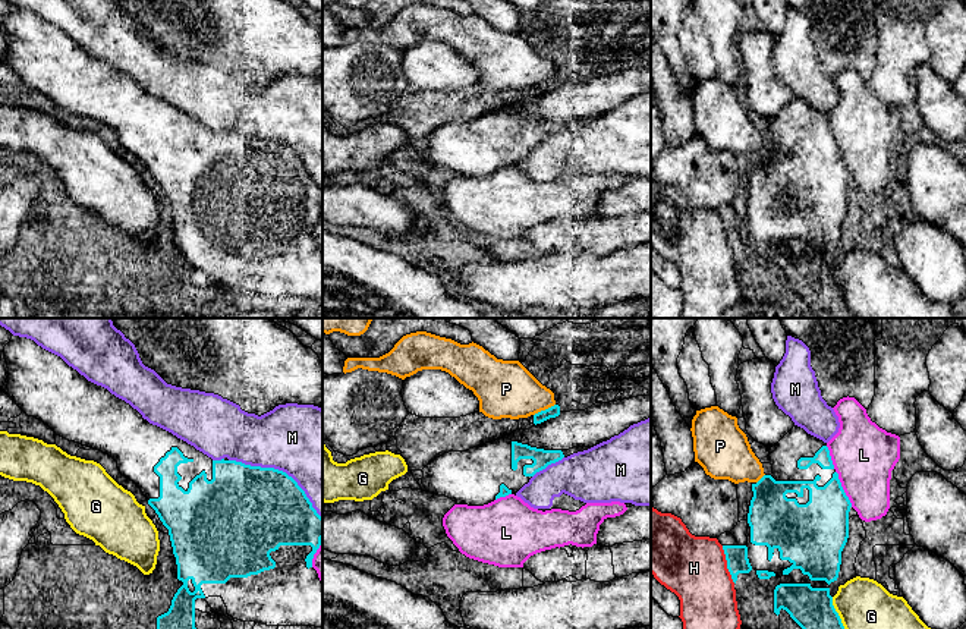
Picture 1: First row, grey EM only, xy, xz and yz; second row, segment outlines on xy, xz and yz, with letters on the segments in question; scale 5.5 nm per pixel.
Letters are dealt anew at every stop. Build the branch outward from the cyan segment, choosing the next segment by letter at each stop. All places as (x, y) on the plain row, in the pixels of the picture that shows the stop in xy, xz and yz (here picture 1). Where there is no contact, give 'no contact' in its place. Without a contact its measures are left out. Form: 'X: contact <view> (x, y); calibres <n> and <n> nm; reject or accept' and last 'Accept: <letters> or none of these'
G: contact yz (840, 293); calibres 220 and 360 nm; reject
H: contact yz (727, 236); calibres 120 and 360 nm; reject
L: contact yz (842, 160); calibres 320 and 360 nm; reject
M: contact xy (280, 142); calibres 460 and 440 nm; reject
P: contact xz (546, 81); calibres 60 and 320 nm; reject
Accept: none of these

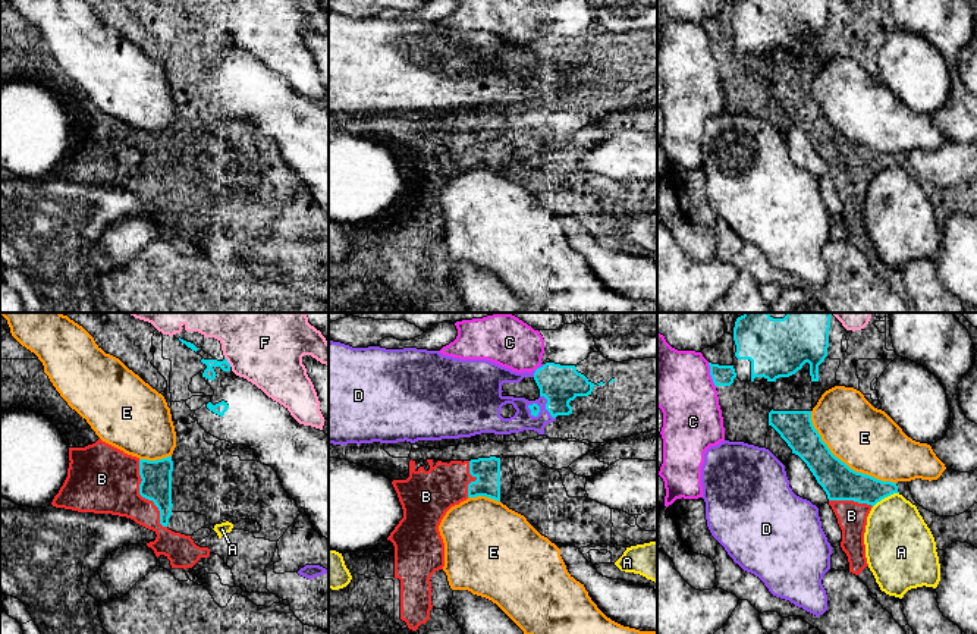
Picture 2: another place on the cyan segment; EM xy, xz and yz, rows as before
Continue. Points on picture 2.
A: contact yz (885, 168); calibres 190 and 360 nm; reject
B: contact xy (143, 168); calibres 170 and 380 nm; accept
C: contact yz (710, 46); calibres 110 and 360 nm; reject
D: contact xz (546, 78); calibres 220 and 110 nm; reject
E: contact yz (844, 134); calibres 190 and 360 nm; reject
F: contact xy (226, 33); calibres 70 and 340 nm; reject
Accept: B

